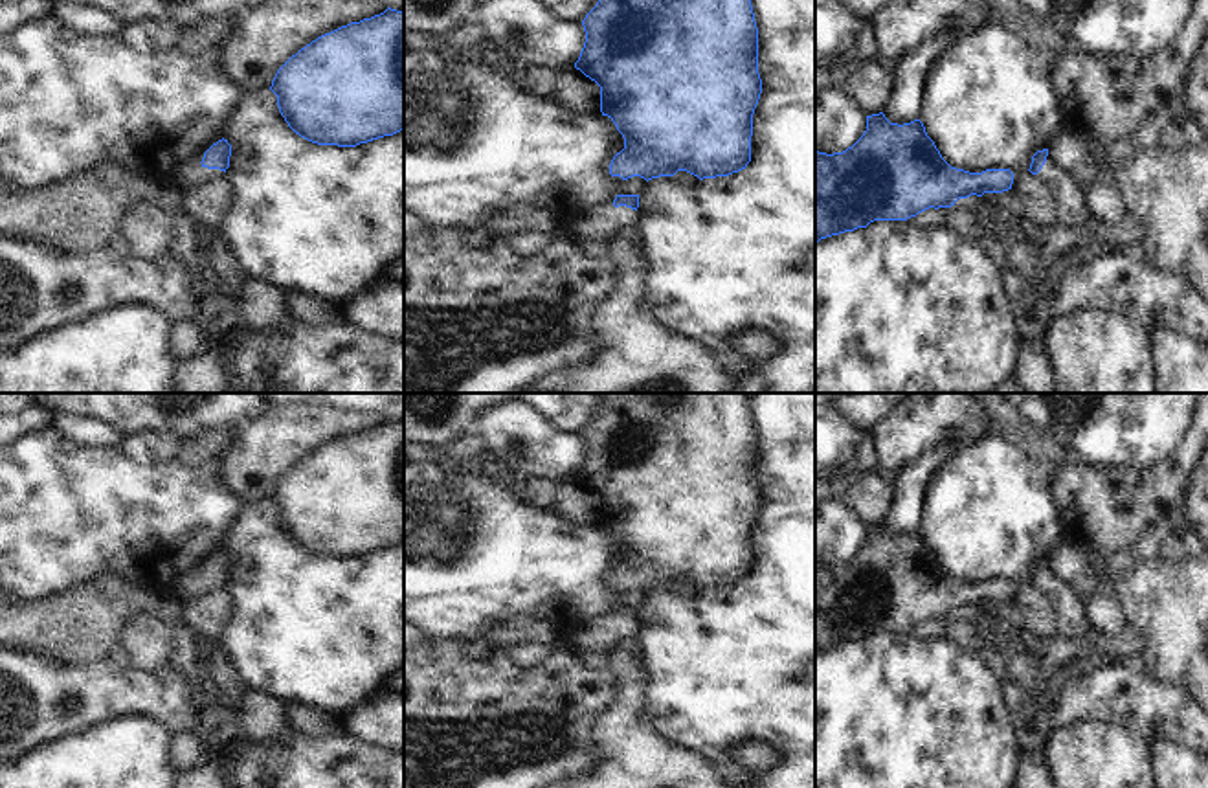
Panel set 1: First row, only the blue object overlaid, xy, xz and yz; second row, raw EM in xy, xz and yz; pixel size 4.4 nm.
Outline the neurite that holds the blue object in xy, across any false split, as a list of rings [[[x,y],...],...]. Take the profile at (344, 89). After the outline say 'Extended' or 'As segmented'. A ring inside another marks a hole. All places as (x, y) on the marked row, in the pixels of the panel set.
[[[387,7],[318,37],[277,70],[270,90],[288,127],[318,145],[356,147],[404,130],[404,11]]]. As segmented

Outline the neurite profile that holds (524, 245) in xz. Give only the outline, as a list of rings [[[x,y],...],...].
[[[512,231],[505,241],[514,255],[527,259],[540,255],[554,237],[554,231]]]

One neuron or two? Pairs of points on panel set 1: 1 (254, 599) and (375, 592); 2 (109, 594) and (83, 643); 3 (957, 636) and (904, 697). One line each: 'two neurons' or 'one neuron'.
1: one neuron
2: one neuron
3: two neurons

